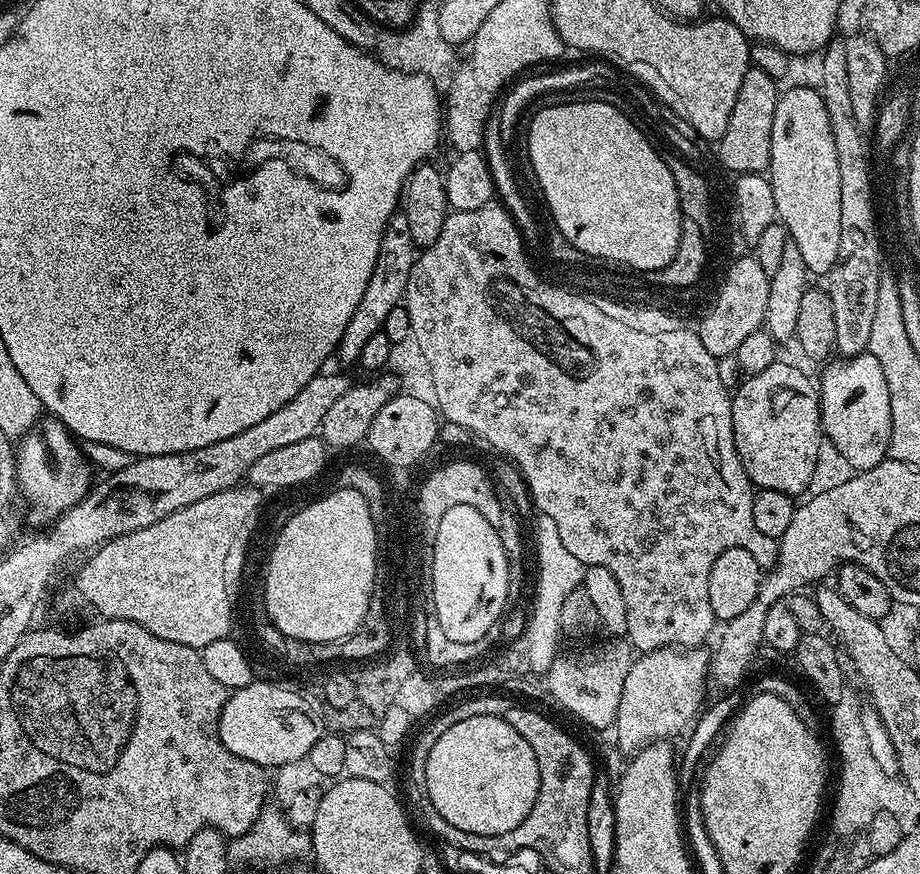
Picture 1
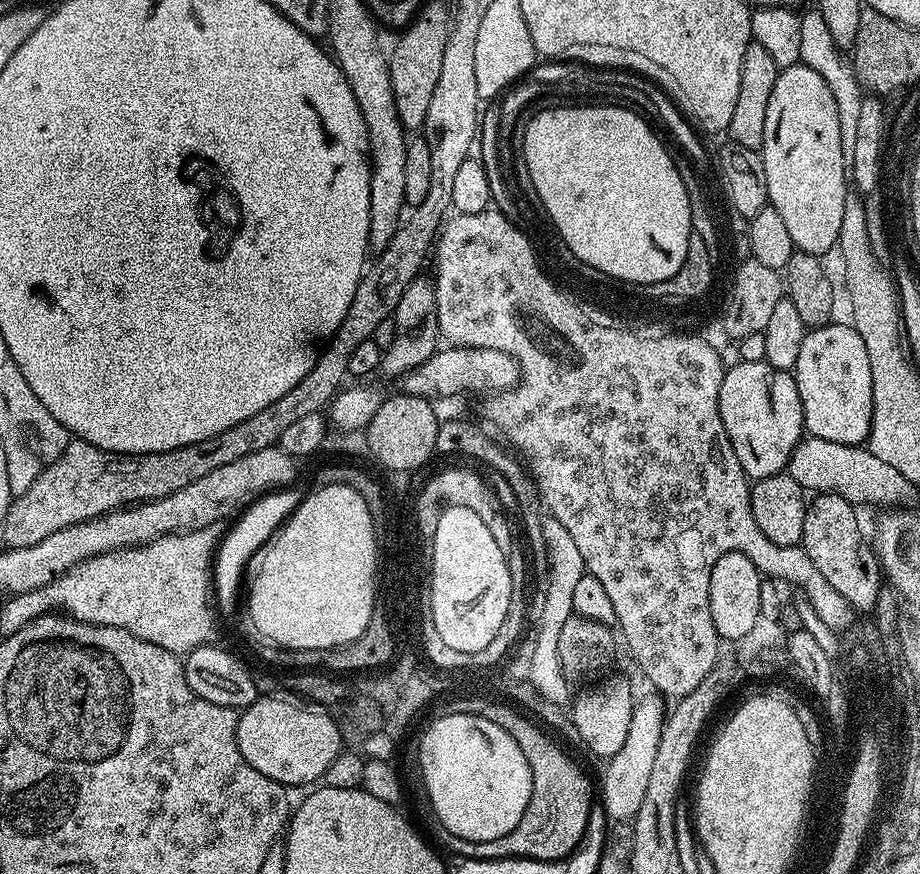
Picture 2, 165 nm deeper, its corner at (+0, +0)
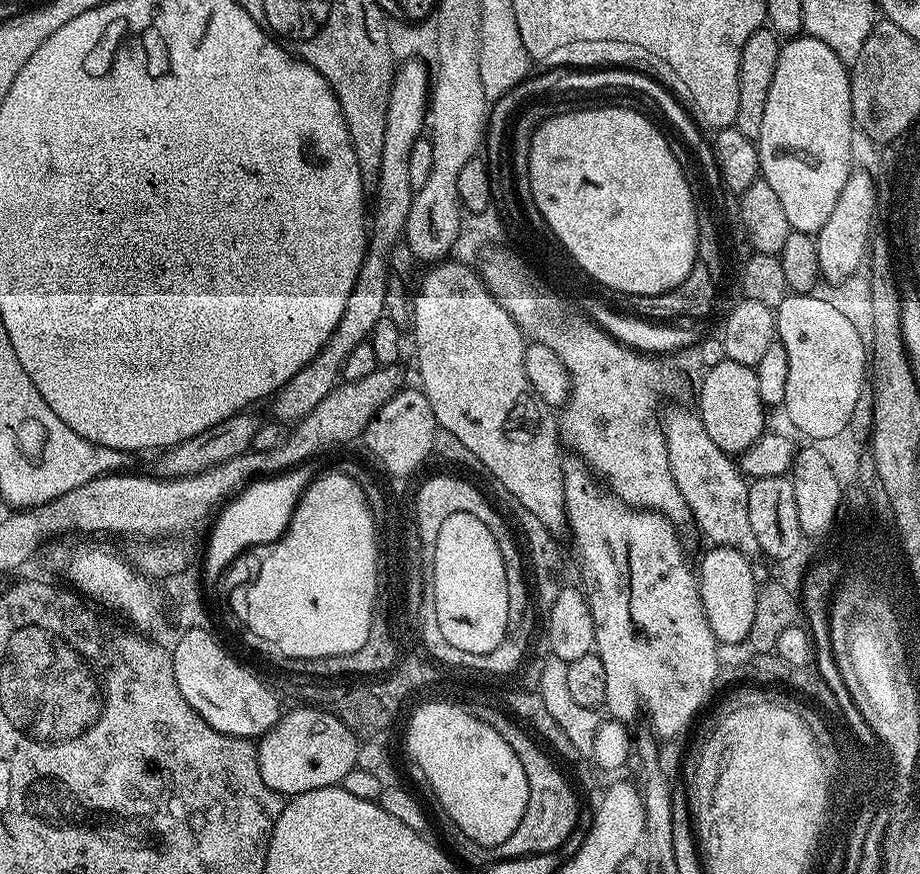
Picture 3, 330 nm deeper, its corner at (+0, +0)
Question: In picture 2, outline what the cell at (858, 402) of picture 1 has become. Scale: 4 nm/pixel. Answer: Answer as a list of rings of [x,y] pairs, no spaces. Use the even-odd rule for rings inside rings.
[[[834,323],[824,324],[820,328],[805,331],[802,338],[802,350],[798,350],[798,362],[794,369],[798,394],[802,398],[802,414],[804,415],[804,430],[809,436],[826,438],[826,442],[842,442],[843,444],[863,445],[868,438],[868,431],[872,425],[872,383],[870,382],[870,358],[866,355],[866,345],[854,330],[847,326]]]

